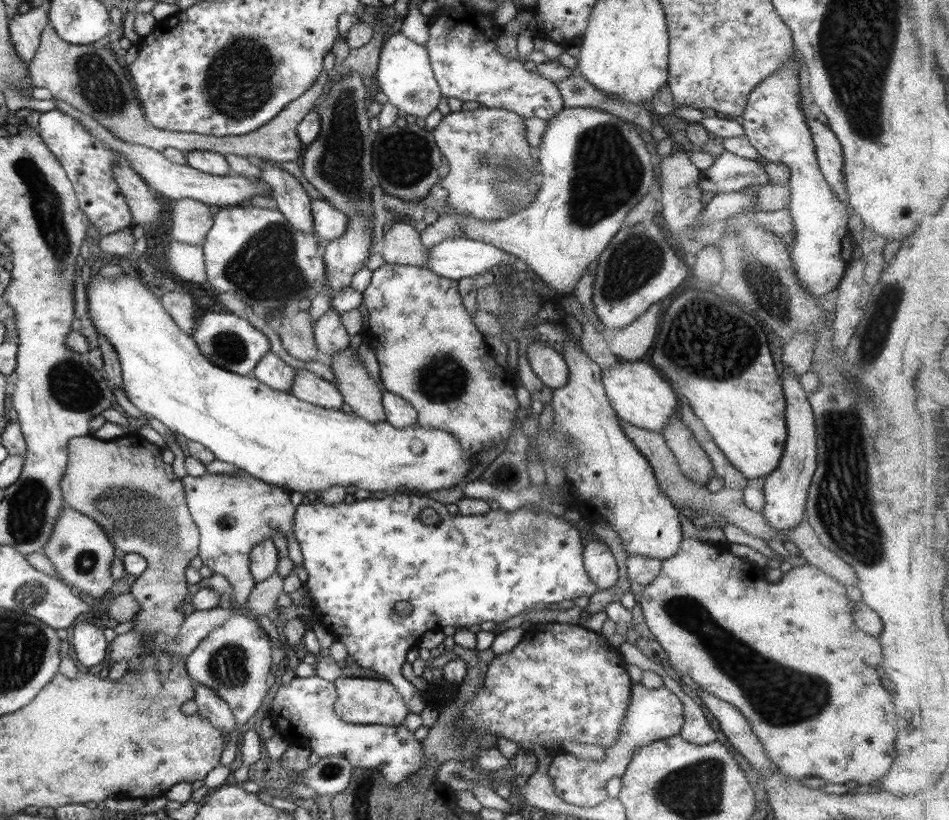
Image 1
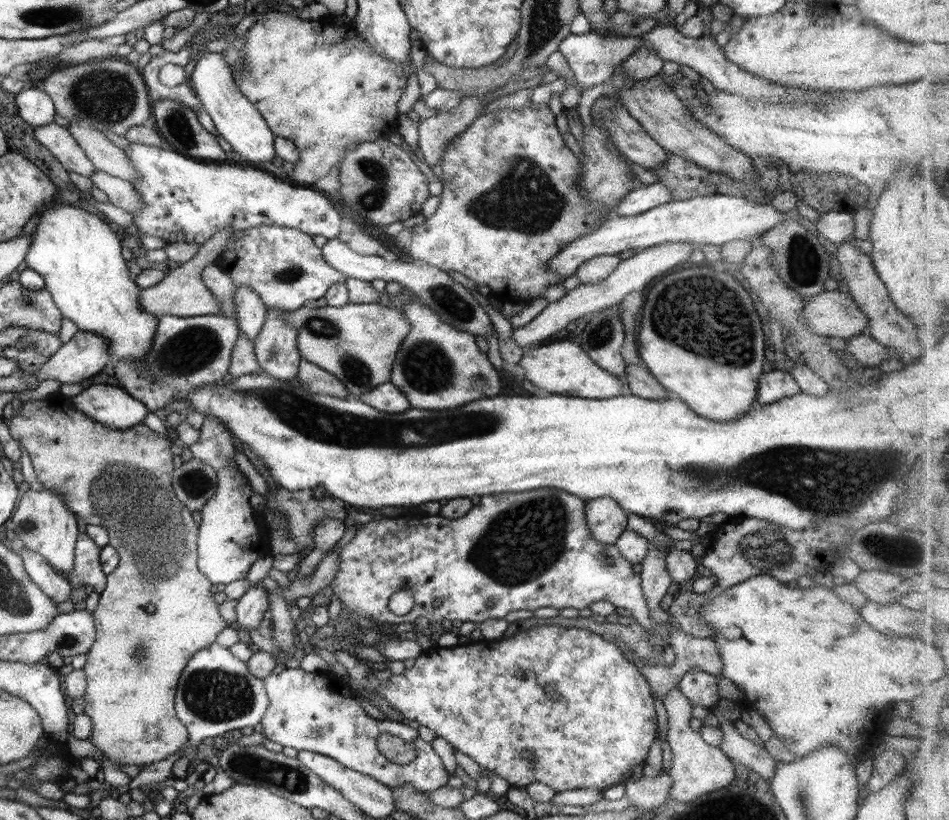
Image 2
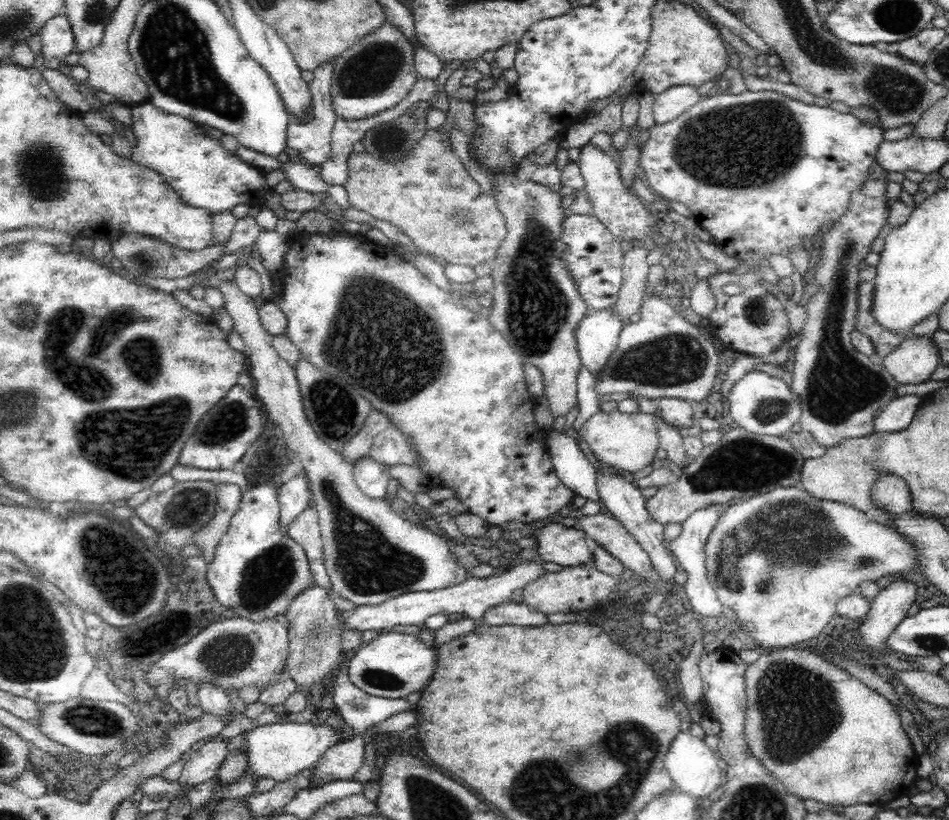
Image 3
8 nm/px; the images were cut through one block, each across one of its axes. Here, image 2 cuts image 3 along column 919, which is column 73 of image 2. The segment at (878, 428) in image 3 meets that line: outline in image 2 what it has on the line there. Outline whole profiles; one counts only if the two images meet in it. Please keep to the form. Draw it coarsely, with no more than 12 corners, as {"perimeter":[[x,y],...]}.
{"perimeter":[[95,384],[73,408],[113,430],[142,422],[147,408],[123,388]]}

